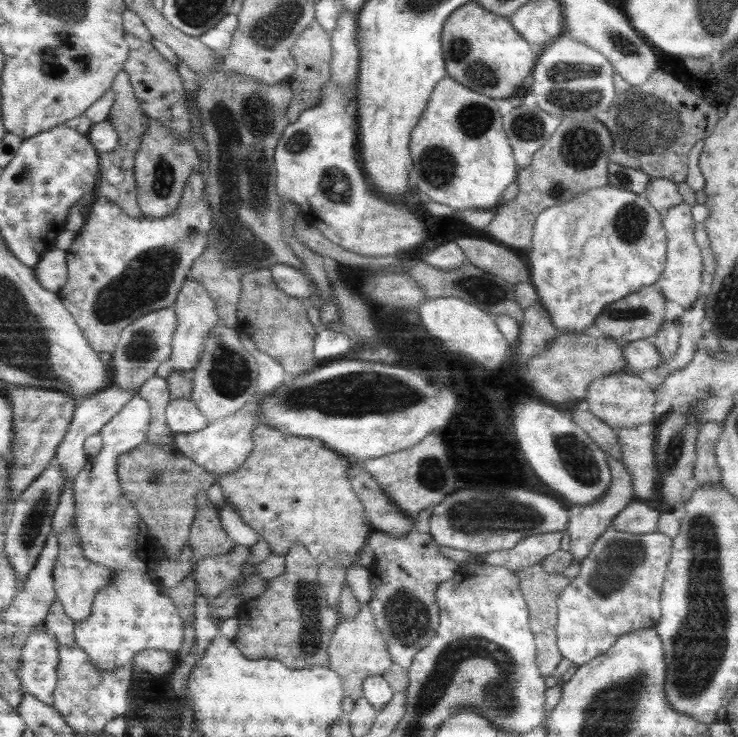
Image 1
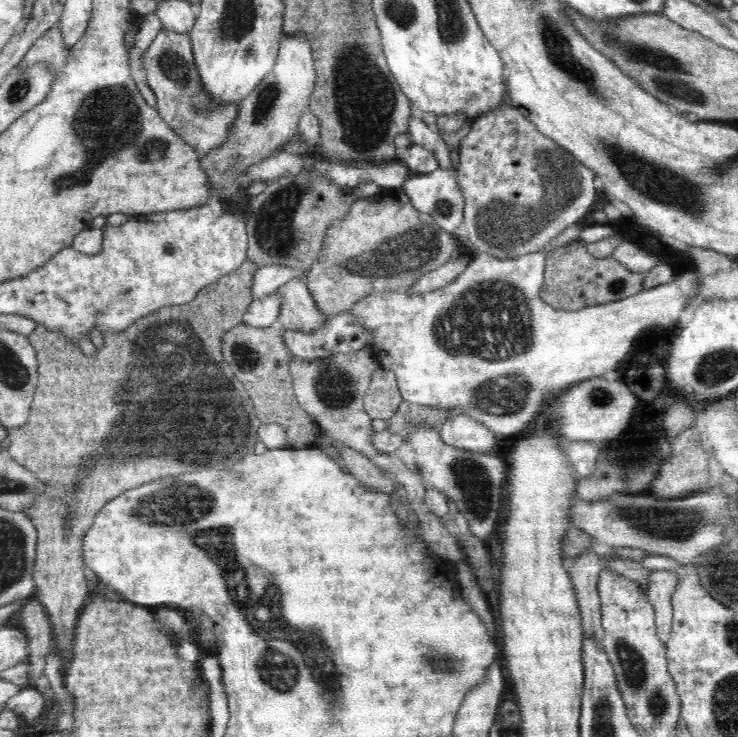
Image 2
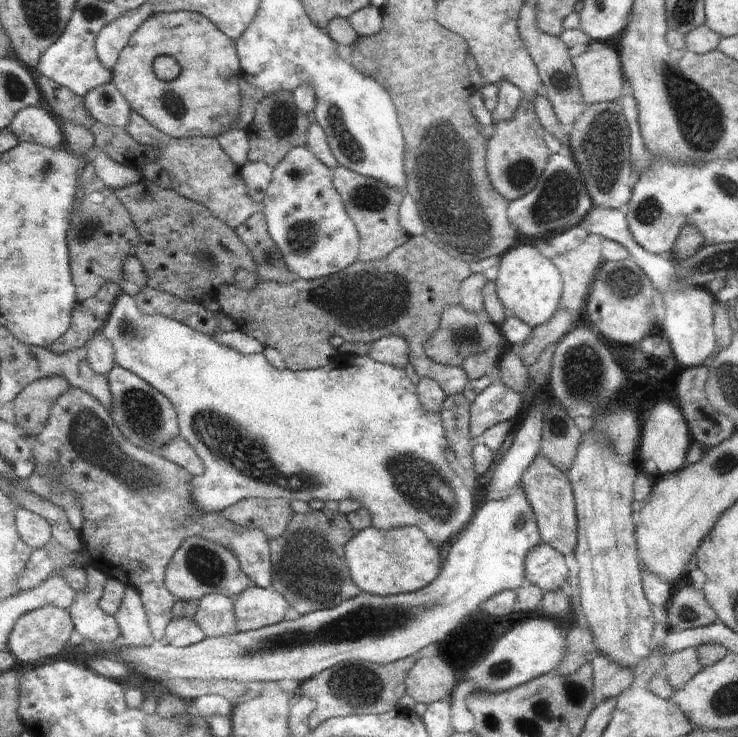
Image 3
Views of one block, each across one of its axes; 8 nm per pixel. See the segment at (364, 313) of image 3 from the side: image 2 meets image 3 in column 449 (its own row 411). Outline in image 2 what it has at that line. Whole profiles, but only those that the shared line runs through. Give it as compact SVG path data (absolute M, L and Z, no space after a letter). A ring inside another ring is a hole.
M244 323L235 326L223 337L222 354L231 366L237 380L245 386L252 403L254 413L261 424L280 424L284 427L286 438L285 448L298 450L316 448L316 438L321 430L316 417L312 418L298 403L293 389L293 378L290 374L292 352L283 340L280 325L268 328L253 328ZM385 368L376 369L371 376L367 397L370 418L389 420L402 402L395 373Z

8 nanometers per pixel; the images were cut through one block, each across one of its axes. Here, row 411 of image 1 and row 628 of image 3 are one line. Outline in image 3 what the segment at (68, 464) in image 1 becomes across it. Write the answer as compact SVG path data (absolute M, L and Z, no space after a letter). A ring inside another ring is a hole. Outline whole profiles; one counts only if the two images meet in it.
M89 565L84 570L87 575L85 590L77 594L68 609L76 638L96 643L114 643L119 638L118 624L114 617L105 614L98 605L103 596L104 582L109 577Z

